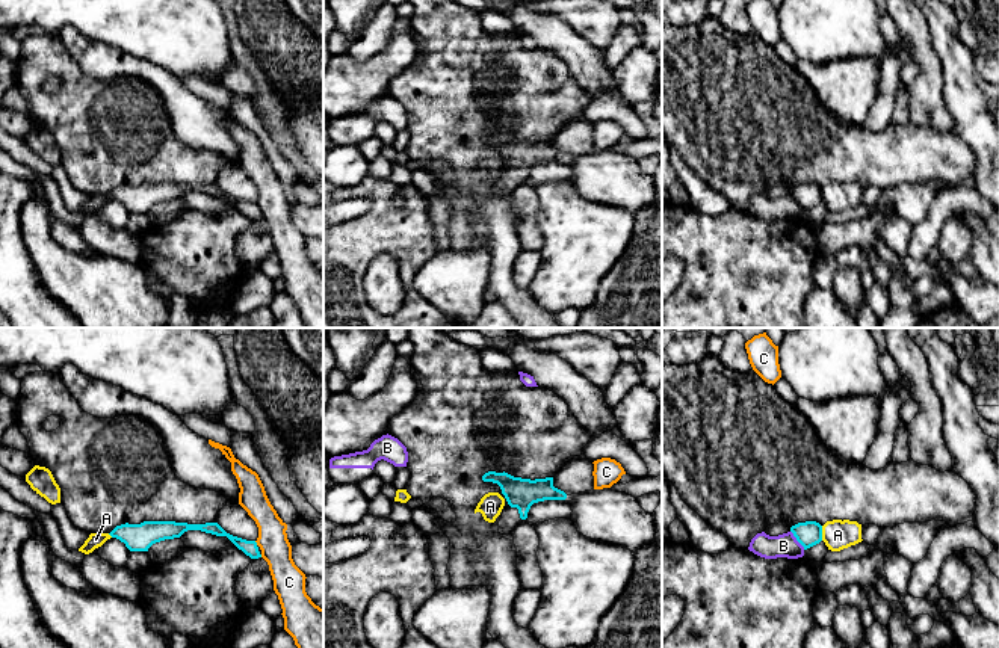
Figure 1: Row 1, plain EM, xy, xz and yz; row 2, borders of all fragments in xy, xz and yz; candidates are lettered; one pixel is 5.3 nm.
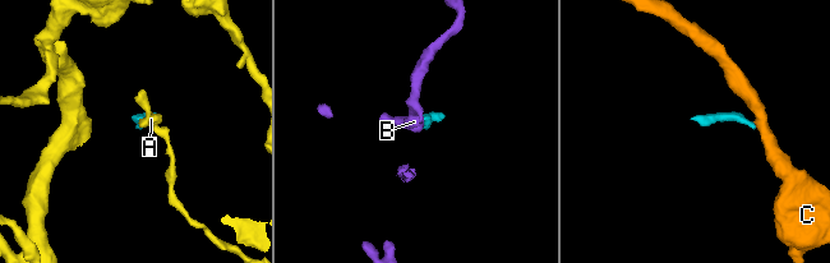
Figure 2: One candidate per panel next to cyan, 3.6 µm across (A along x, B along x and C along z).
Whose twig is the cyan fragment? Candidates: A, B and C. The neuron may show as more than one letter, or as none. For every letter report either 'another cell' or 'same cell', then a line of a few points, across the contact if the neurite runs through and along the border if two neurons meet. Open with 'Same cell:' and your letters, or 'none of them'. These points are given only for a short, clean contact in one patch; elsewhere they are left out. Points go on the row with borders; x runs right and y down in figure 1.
Same cell: none of them
A: another cell; line yz (821, 526), (822, 540)
B: another cell; line yz (791, 530), (804, 549)
C: another cell; line xy (254, 541), (257, 544)

